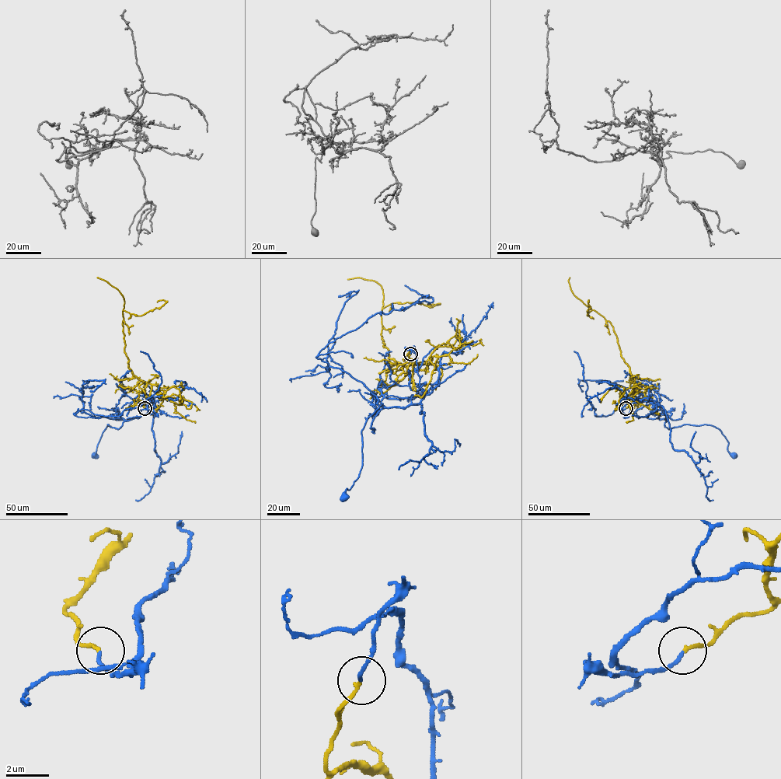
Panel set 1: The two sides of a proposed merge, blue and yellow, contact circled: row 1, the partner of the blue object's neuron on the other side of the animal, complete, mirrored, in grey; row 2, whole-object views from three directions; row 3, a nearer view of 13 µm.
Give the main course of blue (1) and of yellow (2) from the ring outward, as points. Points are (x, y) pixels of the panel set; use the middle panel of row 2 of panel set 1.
1: (411, 354), (413, 348), (423, 399), (404, 407), (381, 404), (367, 418), (361, 431), (361, 468), (343, 497)
2: (411, 354), (408, 361), (420, 365), (389, 358), (381, 334), (382, 309), (396, 302), (439, 303), (427, 305)

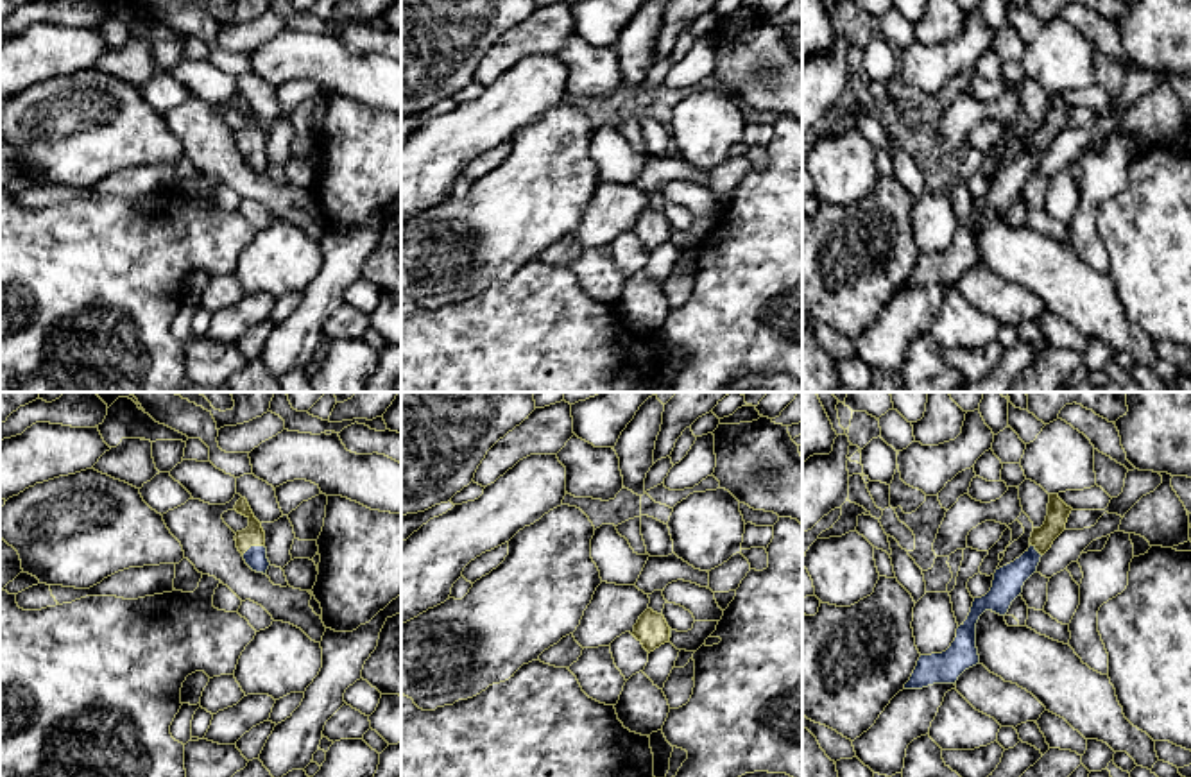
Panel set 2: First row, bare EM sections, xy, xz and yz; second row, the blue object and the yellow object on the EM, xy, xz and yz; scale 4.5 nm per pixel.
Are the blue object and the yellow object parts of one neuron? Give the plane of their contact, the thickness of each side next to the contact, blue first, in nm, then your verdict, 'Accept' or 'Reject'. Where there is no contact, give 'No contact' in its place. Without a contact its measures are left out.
Touches blue in xy. Thickness 100 nm (blue) against 100 nm. Reject

